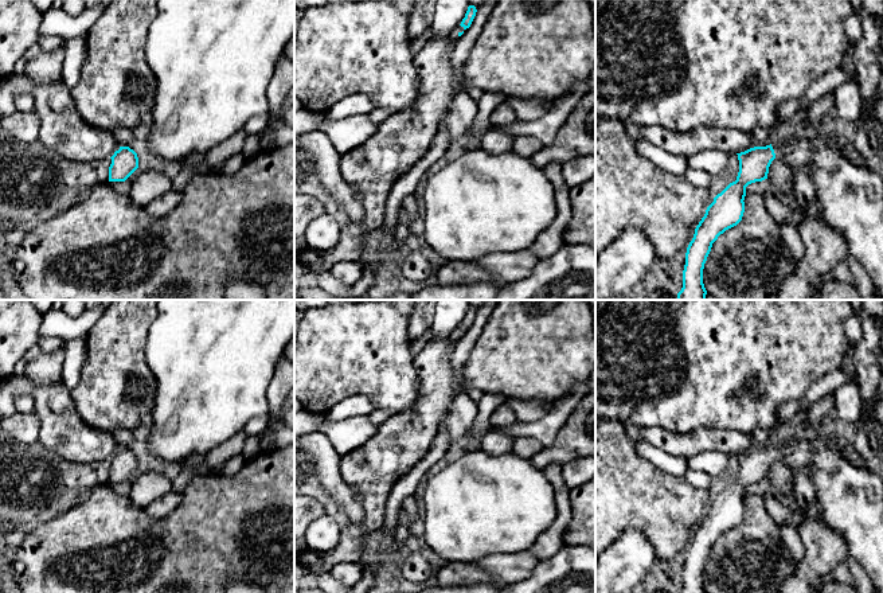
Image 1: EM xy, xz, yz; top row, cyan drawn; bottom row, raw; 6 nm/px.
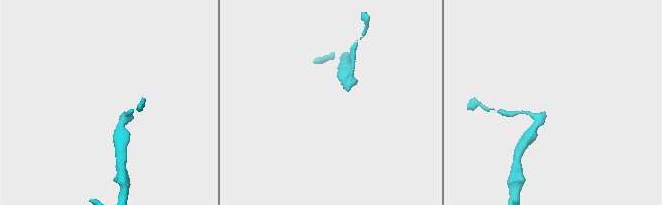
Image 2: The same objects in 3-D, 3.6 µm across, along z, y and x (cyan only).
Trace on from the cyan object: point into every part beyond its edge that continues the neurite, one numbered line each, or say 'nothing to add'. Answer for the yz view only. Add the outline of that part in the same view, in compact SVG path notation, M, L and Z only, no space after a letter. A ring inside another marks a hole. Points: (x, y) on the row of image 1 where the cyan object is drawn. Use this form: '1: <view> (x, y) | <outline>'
1: yz (851, 196) | M829 122L810 137L792 136L784 145L775 145L774 153L788 167L806 164L812 168L816 198L827 225L840 231L852 254L870 274L874 288L883 300L883 180L868 168L860 167L845 156L839 143L840 129Z

